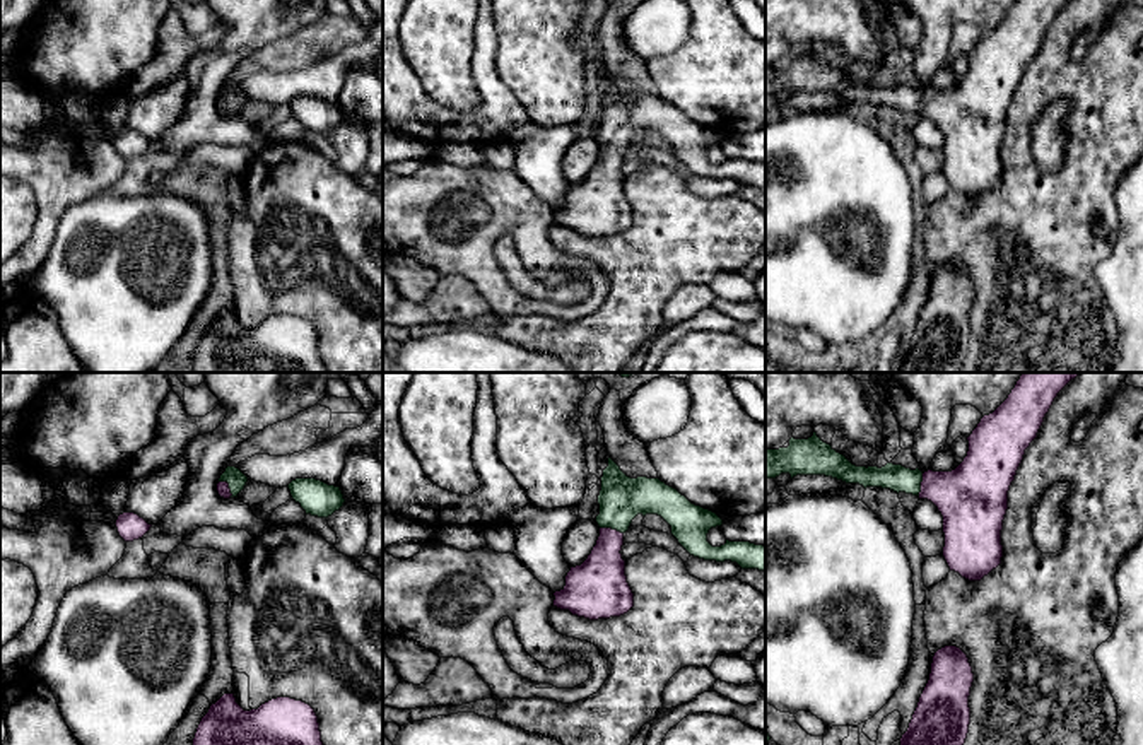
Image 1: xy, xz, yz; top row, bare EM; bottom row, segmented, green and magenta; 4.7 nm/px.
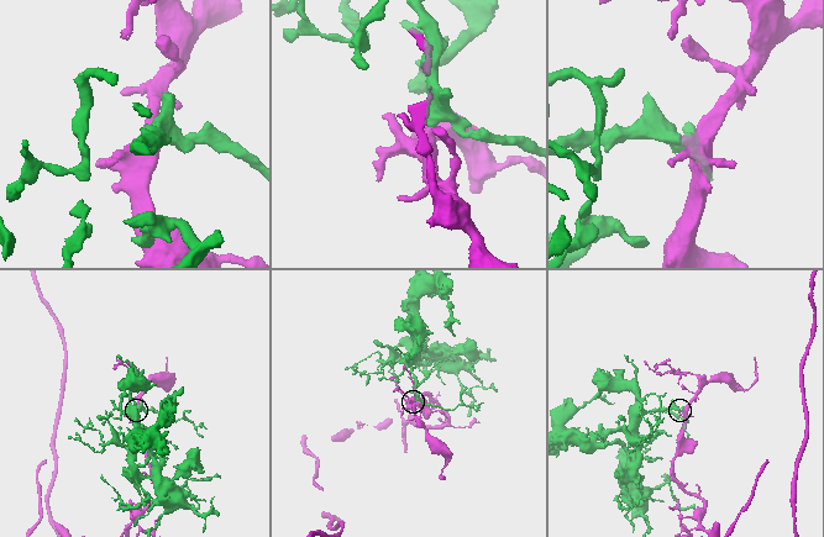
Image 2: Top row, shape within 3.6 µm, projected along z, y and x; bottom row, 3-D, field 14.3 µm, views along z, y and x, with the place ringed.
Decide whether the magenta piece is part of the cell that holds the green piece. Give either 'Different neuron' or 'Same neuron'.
Same neuron

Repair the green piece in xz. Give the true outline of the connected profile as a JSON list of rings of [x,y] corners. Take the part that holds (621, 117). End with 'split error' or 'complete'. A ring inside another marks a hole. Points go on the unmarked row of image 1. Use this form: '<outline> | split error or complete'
[[[608,75],[598,113],[600,154],[588,176],[566,193],[566,203],[555,208],[554,224],[589,238],[620,234],[634,224],[634,210],[627,200],[622,176],[624,150],[637,132],[658,132],[670,144],[671,152],[694,174],[704,178],[736,179],[741,186],[765,190],[765,164],[750,159],[730,159],[712,164],[707,159],[711,145],[723,137],[692,121],[677,106],[659,96],[627,94]]] | split error

